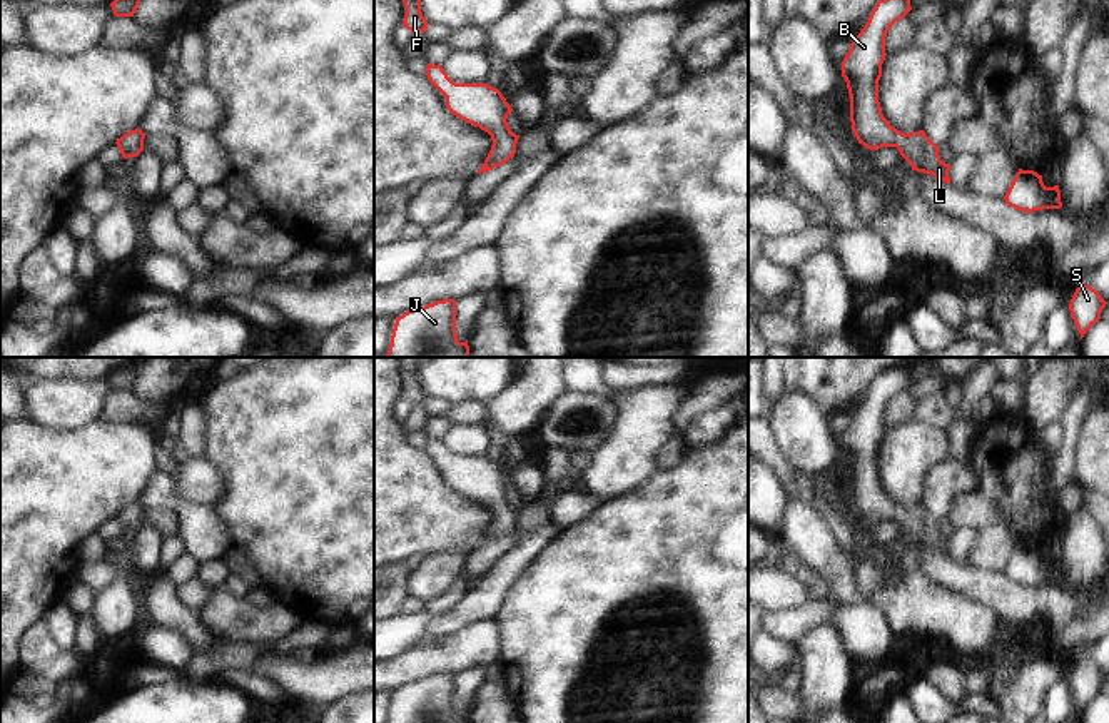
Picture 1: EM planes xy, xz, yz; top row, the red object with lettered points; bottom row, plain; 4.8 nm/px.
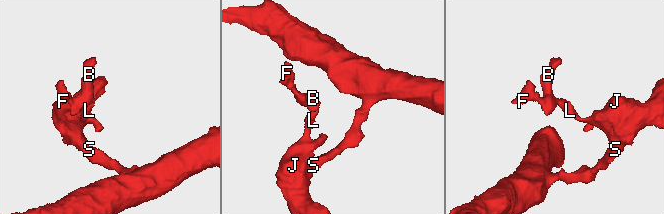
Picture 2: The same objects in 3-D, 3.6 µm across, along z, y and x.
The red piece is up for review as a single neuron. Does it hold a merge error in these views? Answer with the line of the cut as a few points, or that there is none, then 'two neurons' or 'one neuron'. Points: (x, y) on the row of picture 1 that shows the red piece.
no cut | one neuron

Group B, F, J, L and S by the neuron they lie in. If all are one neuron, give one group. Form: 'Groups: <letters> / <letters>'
Groups: B F J L S

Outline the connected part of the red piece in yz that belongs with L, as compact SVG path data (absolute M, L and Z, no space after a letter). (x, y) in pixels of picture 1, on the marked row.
M879 0L868 22L850 43L842 62L842 77L850 95L852 130L863 147L870 150L897 147L912 170L930 174L937 180L950 184L950 164L940 160L939 145L924 130L902 134L892 127L879 102L887 32L910 10L910 0Z

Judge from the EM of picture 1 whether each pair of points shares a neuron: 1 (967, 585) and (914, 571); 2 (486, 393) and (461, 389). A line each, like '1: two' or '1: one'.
1: two
2: one

